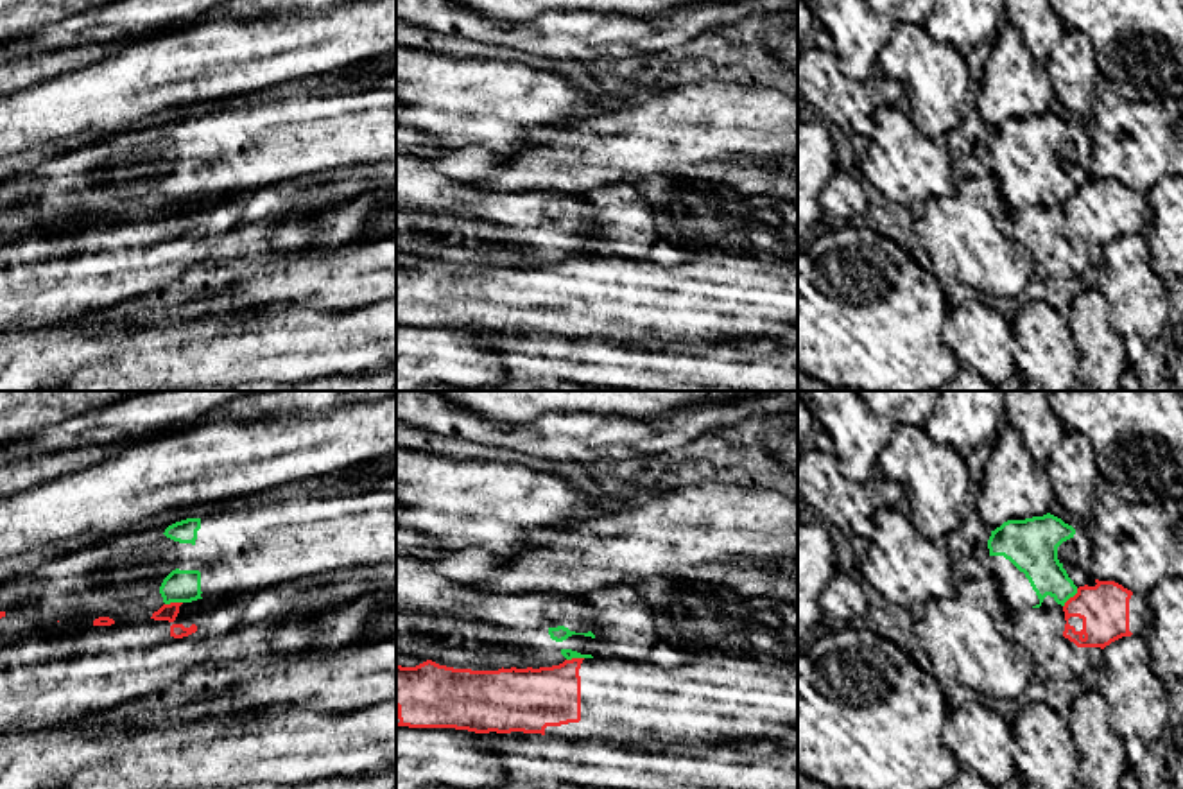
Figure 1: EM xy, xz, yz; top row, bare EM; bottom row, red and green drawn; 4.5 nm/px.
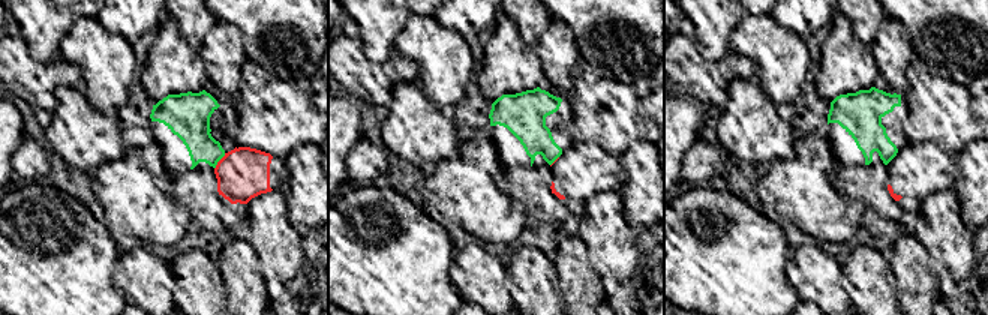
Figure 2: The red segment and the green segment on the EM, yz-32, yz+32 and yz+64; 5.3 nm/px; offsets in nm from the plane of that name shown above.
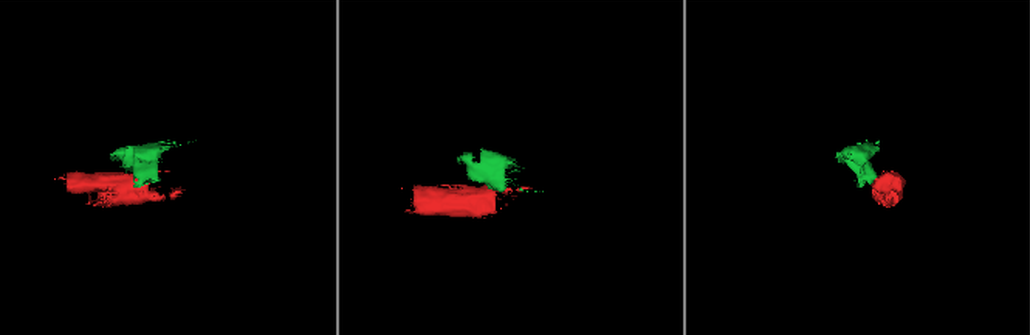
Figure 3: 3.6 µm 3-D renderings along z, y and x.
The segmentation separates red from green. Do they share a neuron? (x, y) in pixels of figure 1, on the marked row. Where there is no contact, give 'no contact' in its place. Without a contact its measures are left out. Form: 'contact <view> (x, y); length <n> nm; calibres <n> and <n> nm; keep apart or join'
contact yz (1070, 598); length 110 nm; calibres 220 and 200 nm; keep apart

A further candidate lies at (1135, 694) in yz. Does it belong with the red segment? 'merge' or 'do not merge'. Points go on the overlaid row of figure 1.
do not merge

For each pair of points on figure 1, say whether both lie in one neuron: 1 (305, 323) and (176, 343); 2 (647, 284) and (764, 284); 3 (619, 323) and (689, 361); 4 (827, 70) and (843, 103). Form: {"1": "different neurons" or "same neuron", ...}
{"1": "same neuron", "2": "same neuron", "3": "different neurons", "4": "same neuron"}

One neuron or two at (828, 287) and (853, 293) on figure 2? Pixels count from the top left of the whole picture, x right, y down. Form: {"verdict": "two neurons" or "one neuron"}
{"verdict": "two neurons"}

